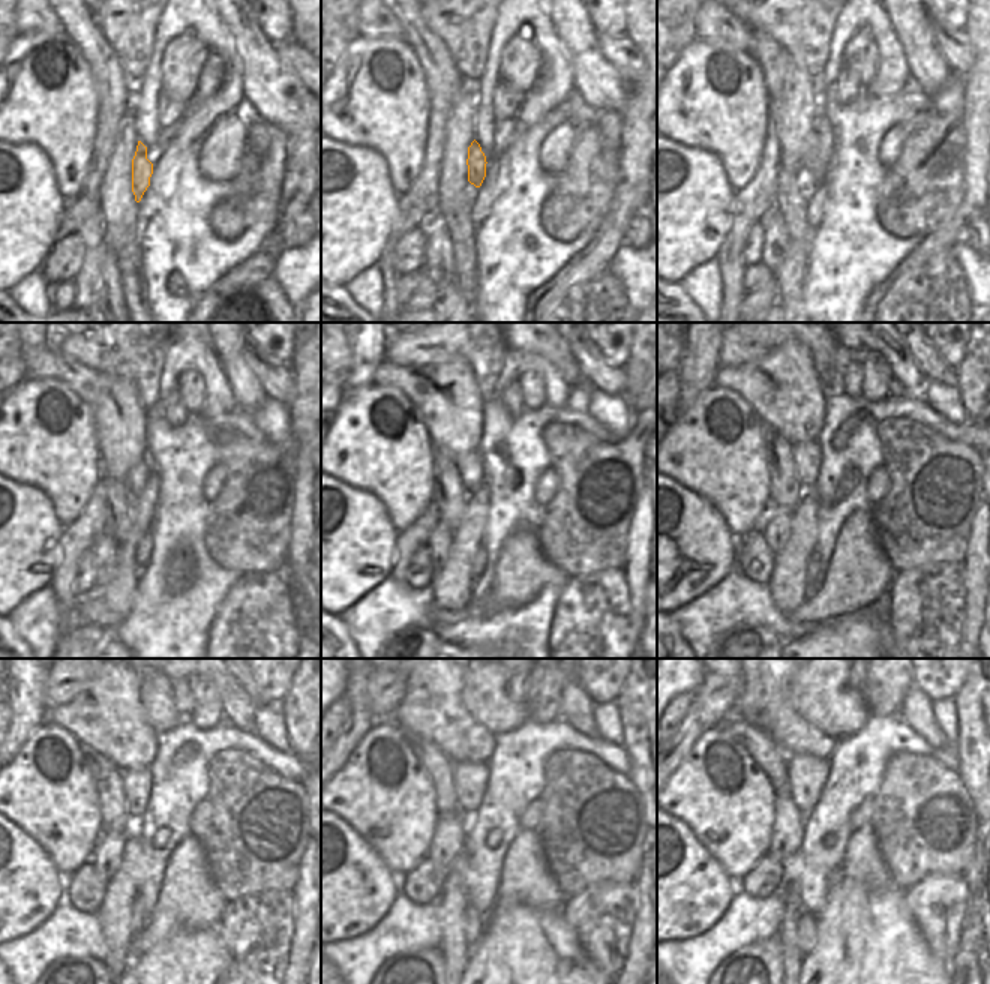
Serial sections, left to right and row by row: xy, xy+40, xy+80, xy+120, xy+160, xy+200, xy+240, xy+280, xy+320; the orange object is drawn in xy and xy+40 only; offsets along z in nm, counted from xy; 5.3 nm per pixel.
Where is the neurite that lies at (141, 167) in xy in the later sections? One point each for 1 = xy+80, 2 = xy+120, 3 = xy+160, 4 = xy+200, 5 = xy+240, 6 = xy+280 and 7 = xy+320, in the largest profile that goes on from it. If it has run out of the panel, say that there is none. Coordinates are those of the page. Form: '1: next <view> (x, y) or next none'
1: next xy+80 (810, 159)
2: next xy+120 (137, 477)
3: next xy+160 (470, 464)
4: next xy+200 (807, 455)
5: next xy+240 (135, 785)
6: next xy+280 (470, 780)
7: next xy+320 (807, 774)

